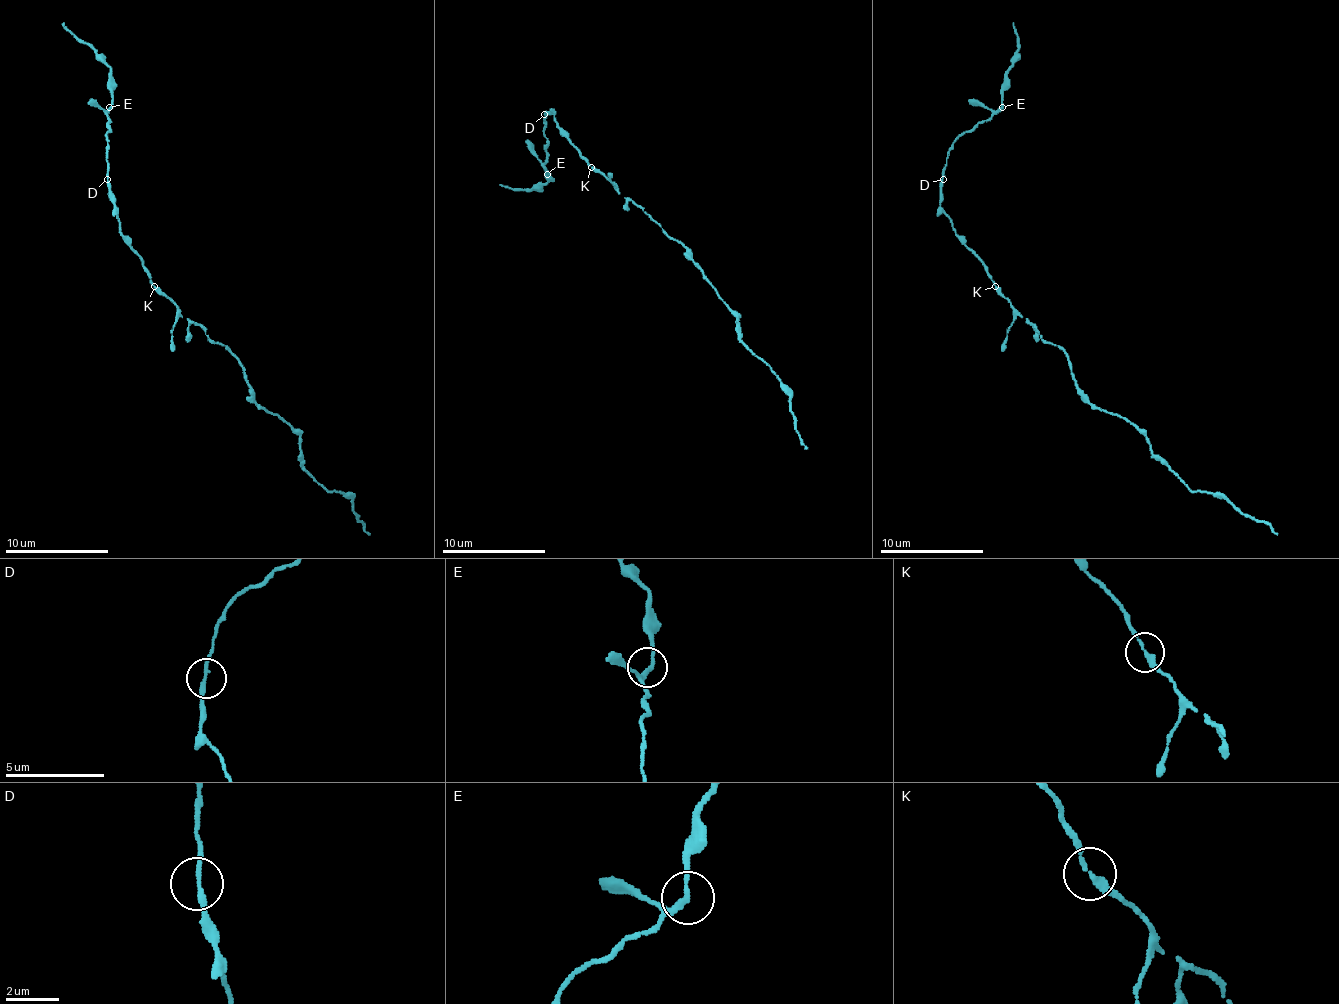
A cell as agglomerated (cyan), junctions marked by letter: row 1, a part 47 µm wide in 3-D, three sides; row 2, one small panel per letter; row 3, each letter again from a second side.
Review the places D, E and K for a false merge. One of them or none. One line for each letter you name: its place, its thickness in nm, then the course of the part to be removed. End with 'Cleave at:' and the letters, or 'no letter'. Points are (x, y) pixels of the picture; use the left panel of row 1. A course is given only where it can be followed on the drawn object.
Cleave at: no letter

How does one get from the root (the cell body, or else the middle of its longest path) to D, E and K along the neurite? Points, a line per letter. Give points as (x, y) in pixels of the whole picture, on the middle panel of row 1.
D: (624, 197), (580, 156), (580, 151), (557, 127), (554, 114), (552, 112), (544, 114)
E: (624, 197), (580, 156), (580, 151), (557, 127), (552, 112), (544, 114), (547, 174)
K: (624, 197), (611, 181), (590, 166)

